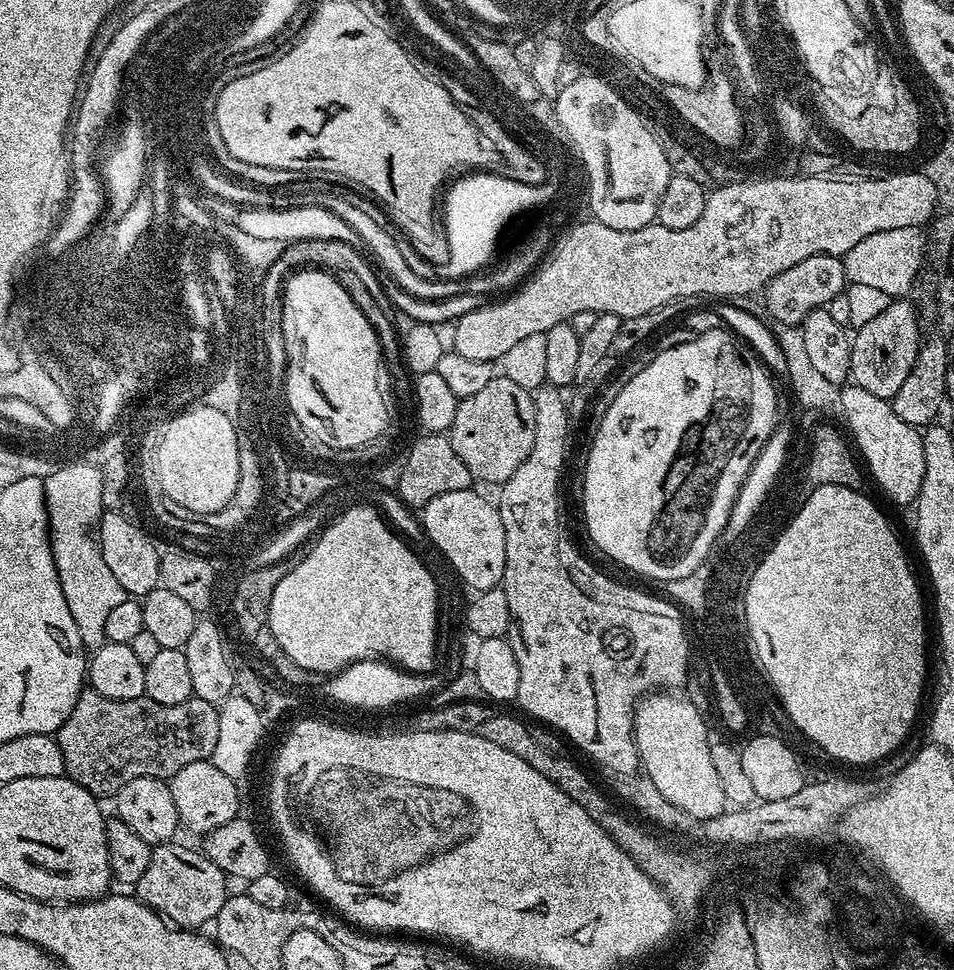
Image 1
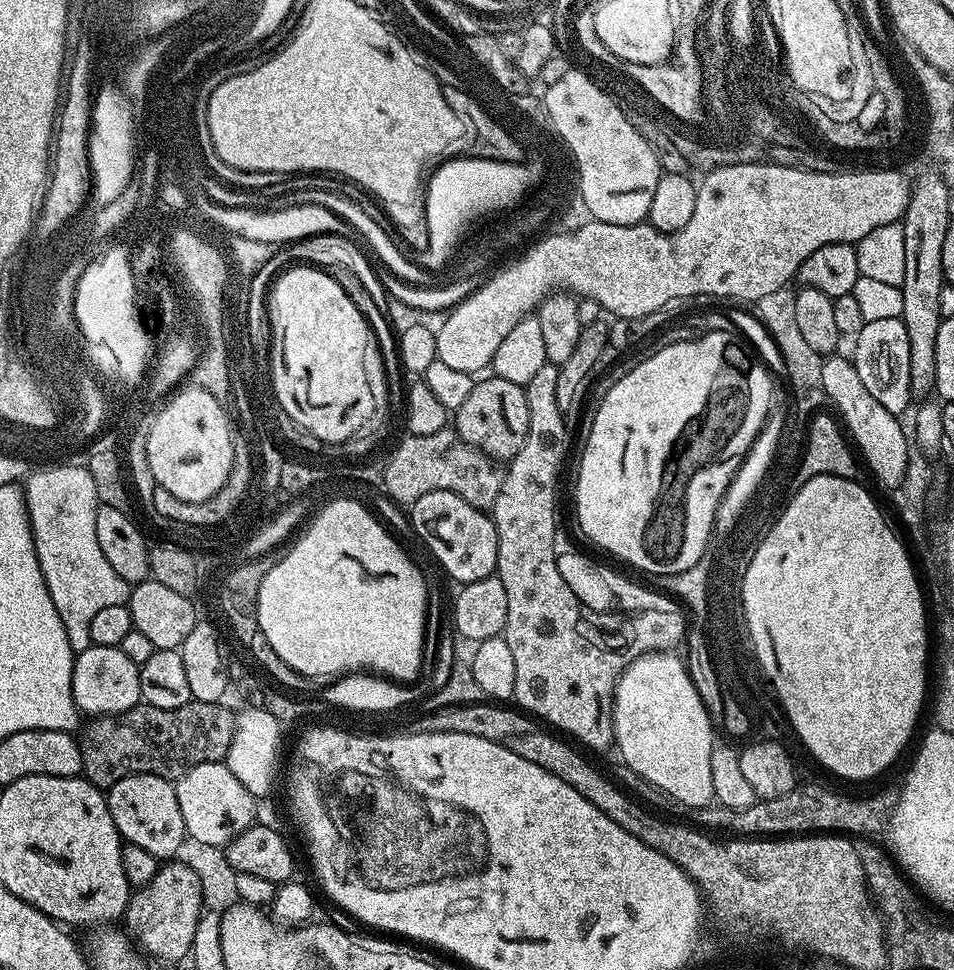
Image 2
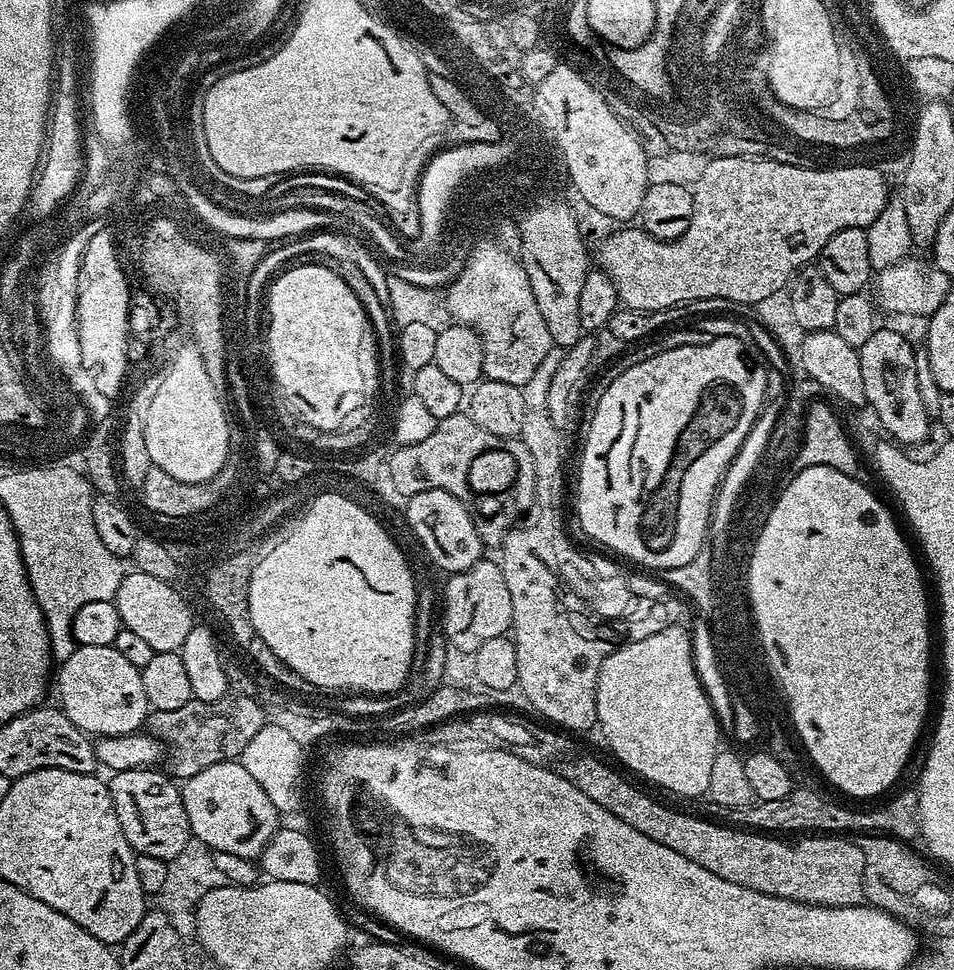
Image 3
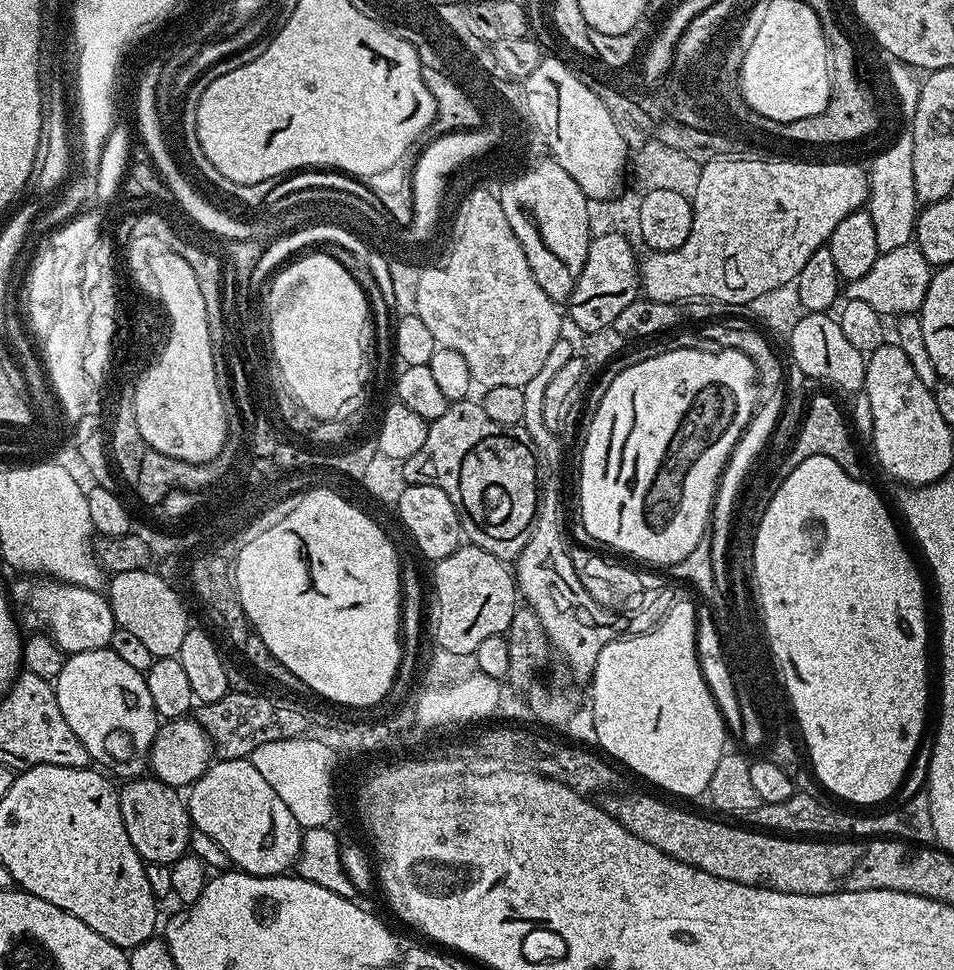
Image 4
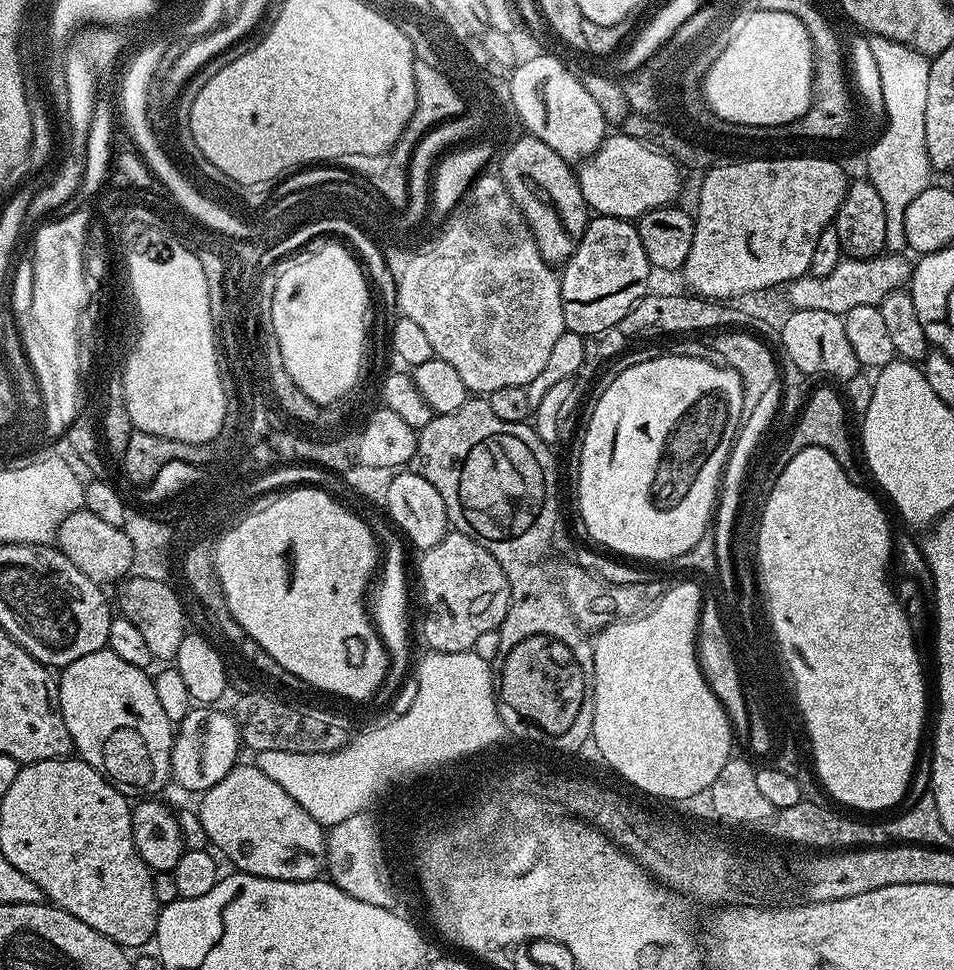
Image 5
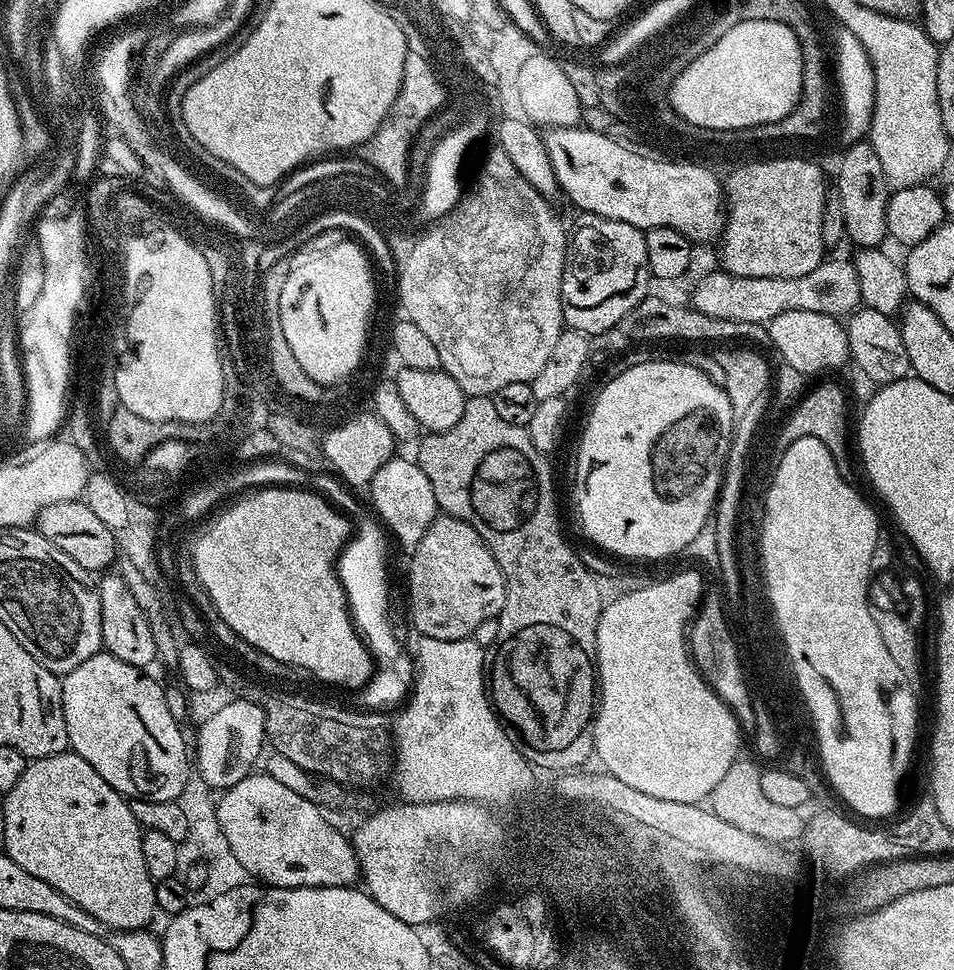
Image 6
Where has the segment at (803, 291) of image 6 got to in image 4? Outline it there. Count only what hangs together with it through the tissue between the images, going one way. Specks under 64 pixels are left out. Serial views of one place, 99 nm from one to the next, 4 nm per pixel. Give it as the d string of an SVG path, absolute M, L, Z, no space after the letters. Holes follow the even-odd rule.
M915 243L898 246L898 250L881 252L874 266L870 266L870 270L862 274L862 278L847 281L846 296L850 300L867 302L871 308L878 310L882 318L888 318L888 315L892 315L892 318L899 318L916 314L919 313L928 293L933 271L933 265L928 263Z

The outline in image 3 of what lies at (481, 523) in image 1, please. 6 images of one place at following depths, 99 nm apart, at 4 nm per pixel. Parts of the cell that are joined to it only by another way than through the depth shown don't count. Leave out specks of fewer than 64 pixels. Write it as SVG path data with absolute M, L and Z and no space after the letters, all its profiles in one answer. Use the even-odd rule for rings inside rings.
M426 490L422 494L414 494L407 497L406 519L411 534L420 539L420 544L424 547L424 552L440 568L445 568L445 573L451 574L461 572L470 566L474 566L485 555L486 545L481 540L478 530L476 529L476 520L473 513L454 494L446 490Z

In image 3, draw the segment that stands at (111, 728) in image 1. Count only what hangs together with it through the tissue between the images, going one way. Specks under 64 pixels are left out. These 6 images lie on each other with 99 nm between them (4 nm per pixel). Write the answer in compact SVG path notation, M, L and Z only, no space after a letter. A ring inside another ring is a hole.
M232 694L218 702L202 702L193 699L186 702L186 706L178 706L178 710L152 712L146 721L146 728L166 749L166 764L168 760L169 768L167 771L177 781L183 782L189 780L194 774L206 770L206 766L214 766L223 760L239 761L244 755L246 746L250 746L250 738L254 738L254 734L258 734L258 730L263 729L260 727L260 721L260 710L256 708L256 704L252 704L246 696Z

